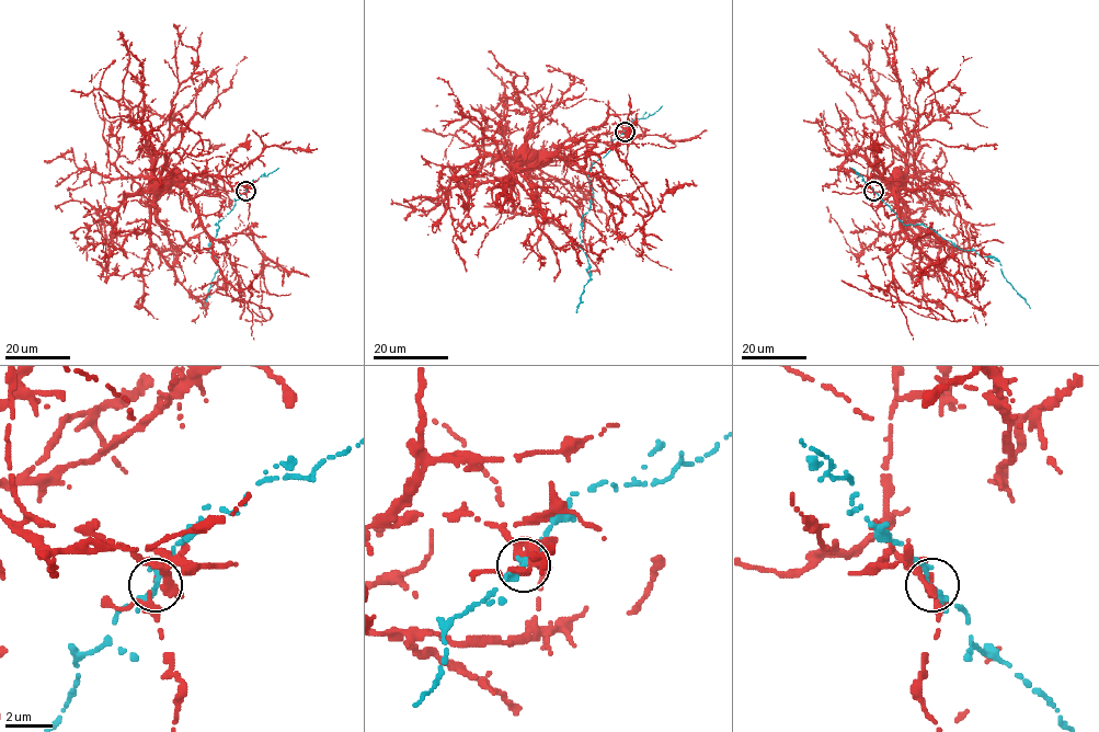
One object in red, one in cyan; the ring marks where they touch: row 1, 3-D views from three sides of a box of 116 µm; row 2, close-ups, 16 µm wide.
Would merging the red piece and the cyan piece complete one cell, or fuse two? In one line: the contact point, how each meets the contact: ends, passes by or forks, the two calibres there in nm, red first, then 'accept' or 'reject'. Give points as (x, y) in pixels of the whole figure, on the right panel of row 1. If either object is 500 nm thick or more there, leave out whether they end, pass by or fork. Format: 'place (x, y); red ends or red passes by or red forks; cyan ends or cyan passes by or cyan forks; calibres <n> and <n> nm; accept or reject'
place (873, 191); red forks; cyan passes by; calibres 240 and 260 nm; reject

